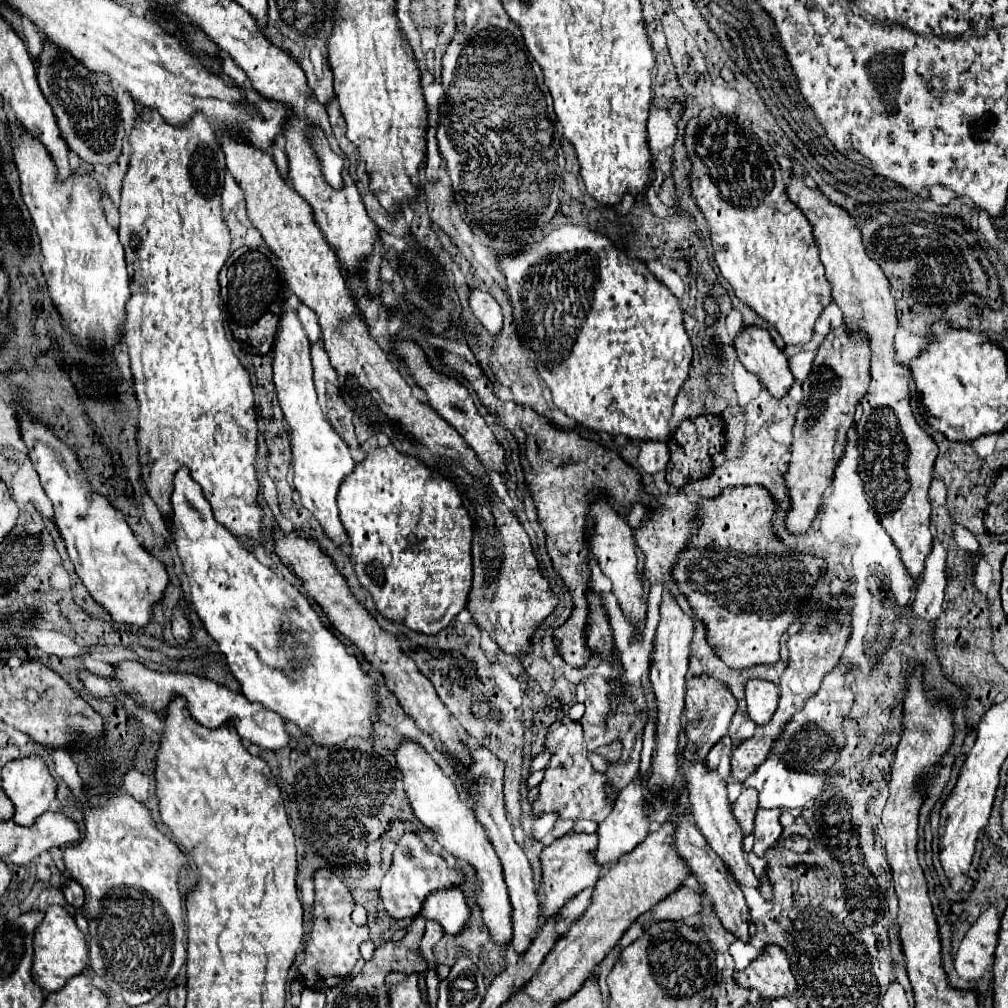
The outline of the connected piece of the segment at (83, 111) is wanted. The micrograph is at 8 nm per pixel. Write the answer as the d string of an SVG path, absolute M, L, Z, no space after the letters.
M49 40L43 42L43 50L35 62L41 92L53 108L57 126L69 150L91 166L103 164L109 168L117 164L123 150L125 130L117 112L117 92L111 80L103 74L87 70L81 62L77 62L77 58L53 46Z

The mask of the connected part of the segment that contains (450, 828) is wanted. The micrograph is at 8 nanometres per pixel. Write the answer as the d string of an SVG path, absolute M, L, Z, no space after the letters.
M411 738L401 740L399 748L395 750L397 758L397 768L403 774L403 788L409 798L411 810L417 816L421 824L425 824L441 844L441 848L455 858L467 862L473 866L475 872L475 882L477 882L477 904L481 908L483 922L489 930L489 938L495 946L509 946L511 936L513 936L513 926L511 926L511 902L507 894L507 886L503 880L503 868L501 860L497 858L491 840L485 836L483 826L475 818L471 806L465 802L465 798L459 794L459 788L455 786L453 778L449 778L441 766L431 758L431 754L417 744Z

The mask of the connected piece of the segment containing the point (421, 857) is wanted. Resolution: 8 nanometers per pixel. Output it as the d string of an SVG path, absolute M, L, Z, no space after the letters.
M405 834L399 840L399 846L393 856L393 864L389 872L385 874L385 880L381 884L381 898L389 910L389 916L399 918L415 918L421 910L423 900L441 888L453 888L461 882L461 876L447 868L447 862L443 856L437 856L425 848L425 844L415 834Z

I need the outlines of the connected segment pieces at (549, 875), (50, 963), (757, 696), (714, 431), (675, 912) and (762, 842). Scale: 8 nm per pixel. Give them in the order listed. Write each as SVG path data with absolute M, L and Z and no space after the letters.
M571 832L561 838L557 838L551 846L547 846L541 852L541 864L543 864L543 880L541 880L541 890L543 896L541 900L541 916L545 914L557 914L561 906L569 898L573 898L577 892L595 886L595 882L601 876L601 864L595 860L595 850L597 850L597 834L583 834L583 832Z
M53 904L53 906L47 908L45 920L41 922L41 926L35 932L33 946L35 946L33 980L45 992L57 992L57 990L61 990L69 978L81 974L85 970L85 966L87 966L89 948L87 948L85 934L77 928L73 916L65 908L57 906L57 904Z
M751 678L745 688L747 694L747 712L755 724L765 724L777 710L779 686L773 682Z
M703 414L703 416L683 420L667 442L669 452L671 452L671 460L667 464L667 482L673 486L685 486L687 482L705 478L713 464L713 456L723 452L725 442L727 442L725 424L723 424L721 416Z
M681 886L677 892L661 900L653 910L653 922L661 920L685 920L701 912L701 896L687 886Z
M759 808L757 810L757 818L755 818L755 846L753 846L753 852L757 856L765 856L767 848L777 844L779 836L781 836L781 824L779 824L779 816L781 816L781 810L779 808L773 808L773 810L765 810L765 808Z

